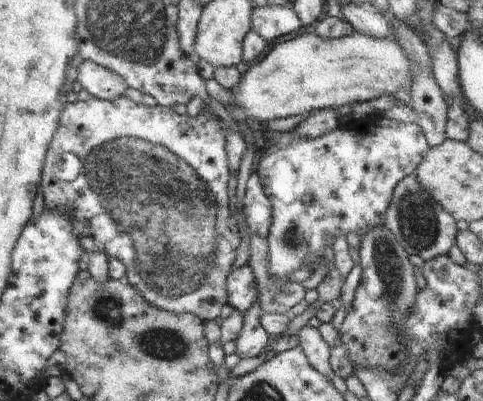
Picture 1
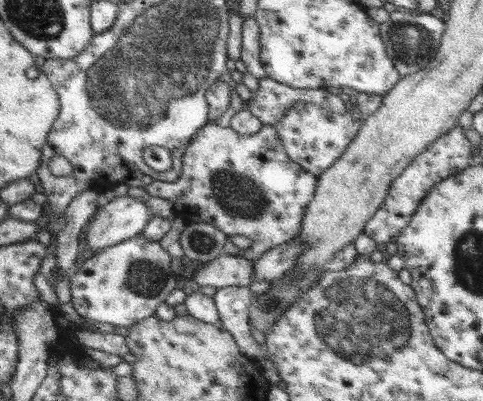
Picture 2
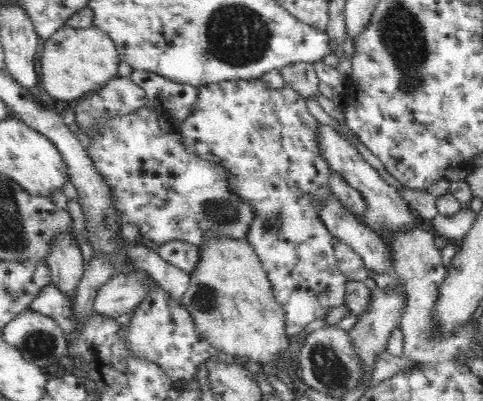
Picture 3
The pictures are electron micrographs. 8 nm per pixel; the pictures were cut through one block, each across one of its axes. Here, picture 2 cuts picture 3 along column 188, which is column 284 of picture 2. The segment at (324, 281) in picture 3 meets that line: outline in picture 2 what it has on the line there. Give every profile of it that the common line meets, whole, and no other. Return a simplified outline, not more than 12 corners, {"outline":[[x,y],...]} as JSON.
{"outline":[[295,104],[275,128],[305,172],[335,166],[361,120]]}

